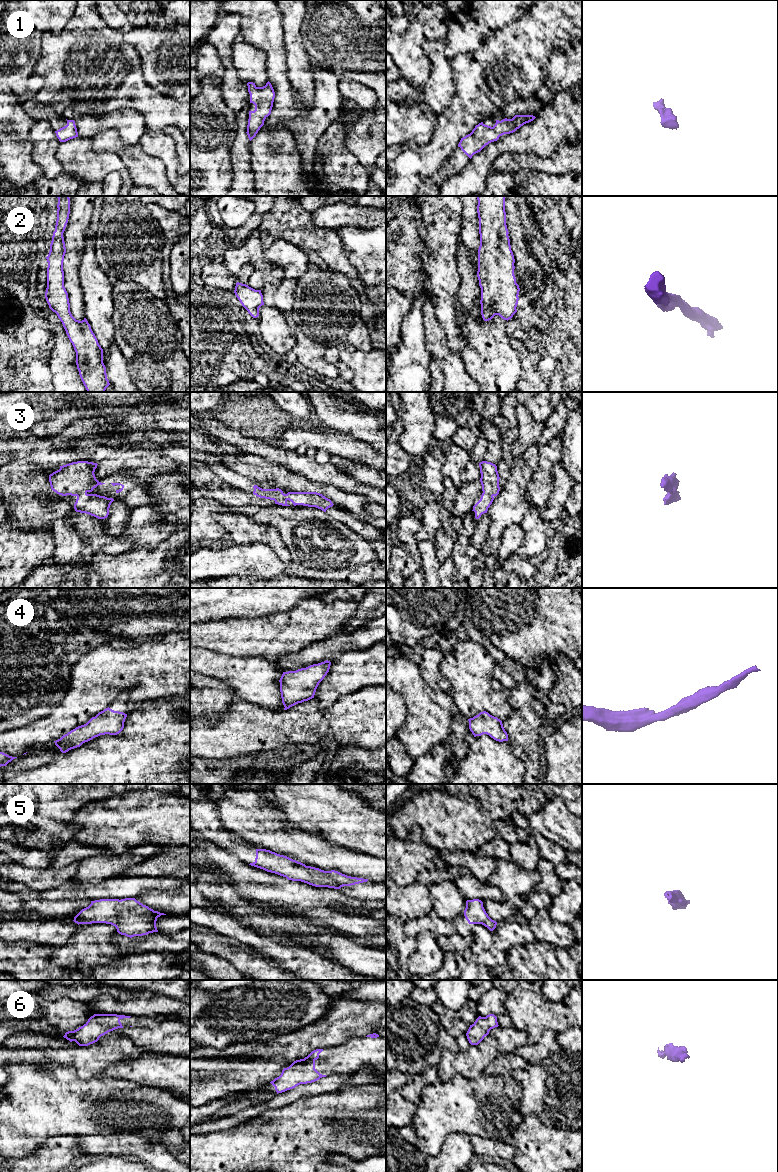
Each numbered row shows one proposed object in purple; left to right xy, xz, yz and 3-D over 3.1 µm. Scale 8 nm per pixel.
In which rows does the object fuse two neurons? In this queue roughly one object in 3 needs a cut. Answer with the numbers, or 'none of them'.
none of them

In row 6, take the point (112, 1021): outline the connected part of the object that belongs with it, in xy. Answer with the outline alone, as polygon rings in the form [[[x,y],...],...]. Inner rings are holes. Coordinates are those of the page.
[[[94,1014],[88,1021],[74,1031],[68,1031],[63,1036],[70,1042],[75,1041],[79,1046],[88,1046],[110,1031],[123,1028],[120,1020],[131,1016],[117,1014]]]

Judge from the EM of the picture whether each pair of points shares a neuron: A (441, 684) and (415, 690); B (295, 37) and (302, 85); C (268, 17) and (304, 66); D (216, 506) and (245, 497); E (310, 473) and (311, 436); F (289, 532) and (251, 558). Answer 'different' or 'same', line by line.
A: different
B: same
C: different
D: different
E: different
F: different

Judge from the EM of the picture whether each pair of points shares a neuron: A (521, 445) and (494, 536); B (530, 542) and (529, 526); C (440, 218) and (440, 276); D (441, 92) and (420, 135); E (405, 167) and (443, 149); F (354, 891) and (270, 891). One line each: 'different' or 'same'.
A: different
B: same
C: same
D: different
E: same
F: different

